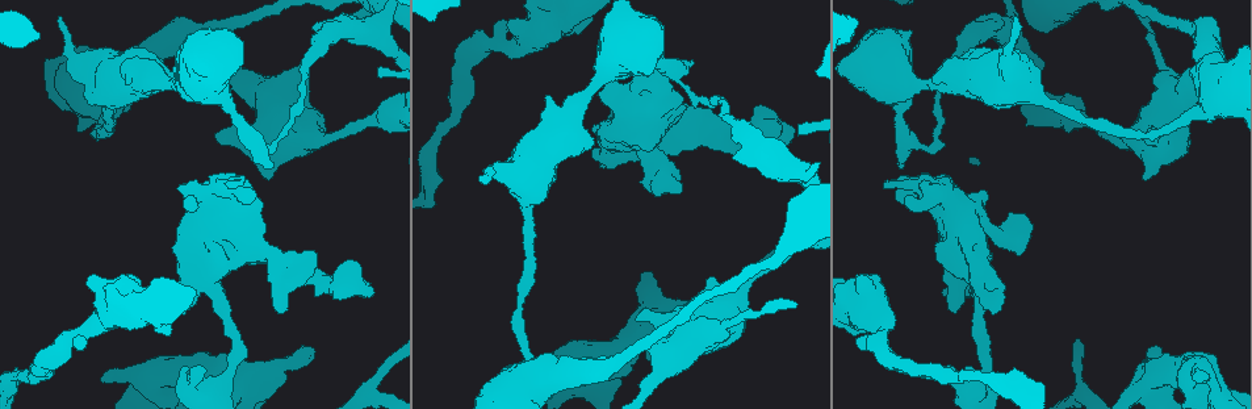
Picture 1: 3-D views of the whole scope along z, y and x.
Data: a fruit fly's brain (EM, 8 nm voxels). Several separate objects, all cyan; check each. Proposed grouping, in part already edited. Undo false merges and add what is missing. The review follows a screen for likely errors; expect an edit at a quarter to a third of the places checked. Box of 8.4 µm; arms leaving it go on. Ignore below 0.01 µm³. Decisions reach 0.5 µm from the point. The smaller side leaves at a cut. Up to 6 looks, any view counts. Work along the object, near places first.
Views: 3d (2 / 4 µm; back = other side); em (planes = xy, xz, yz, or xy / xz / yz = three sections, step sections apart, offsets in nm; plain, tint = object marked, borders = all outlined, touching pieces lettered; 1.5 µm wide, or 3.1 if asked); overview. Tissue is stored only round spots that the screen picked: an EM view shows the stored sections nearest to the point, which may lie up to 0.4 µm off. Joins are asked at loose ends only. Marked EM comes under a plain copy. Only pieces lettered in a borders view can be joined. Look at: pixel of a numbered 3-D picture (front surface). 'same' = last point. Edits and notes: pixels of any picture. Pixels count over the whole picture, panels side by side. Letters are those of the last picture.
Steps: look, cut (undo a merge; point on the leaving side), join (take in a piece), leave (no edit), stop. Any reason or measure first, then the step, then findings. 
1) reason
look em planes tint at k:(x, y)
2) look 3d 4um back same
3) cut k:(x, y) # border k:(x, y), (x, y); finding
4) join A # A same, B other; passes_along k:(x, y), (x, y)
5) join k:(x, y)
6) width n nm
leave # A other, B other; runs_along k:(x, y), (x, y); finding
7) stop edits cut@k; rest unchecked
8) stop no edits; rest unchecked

look em xy step 8 borders at 1:(234, 187)

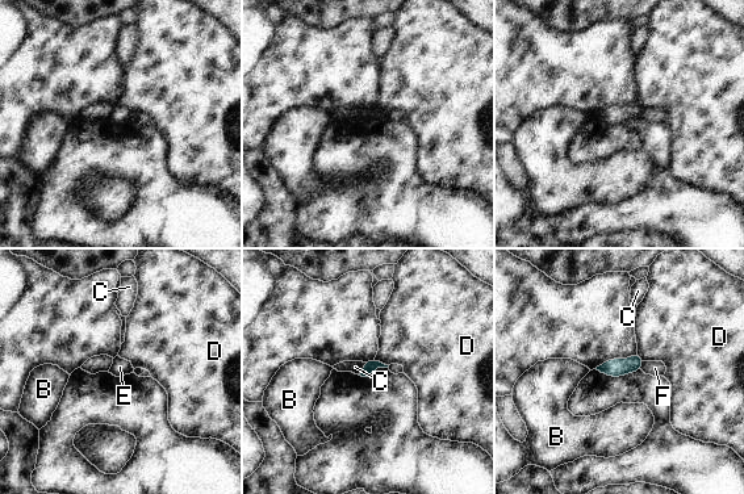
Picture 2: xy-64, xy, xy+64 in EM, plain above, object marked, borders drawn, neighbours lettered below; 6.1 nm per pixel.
another direction
look em planes borders same

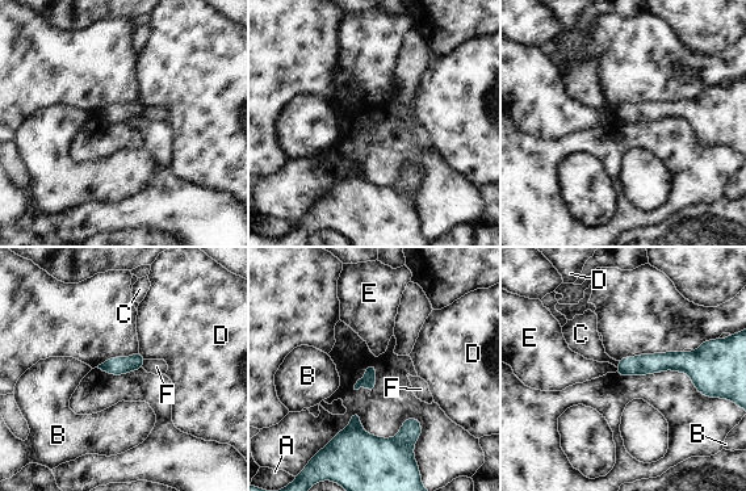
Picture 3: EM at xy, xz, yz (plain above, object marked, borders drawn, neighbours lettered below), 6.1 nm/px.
leave # A other, B other, C other, D other, E other, F other; border 3:(619, 361), (617, 368); none of them fits

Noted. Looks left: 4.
abrupt turn
look em planes tint at 1:(208, 241)

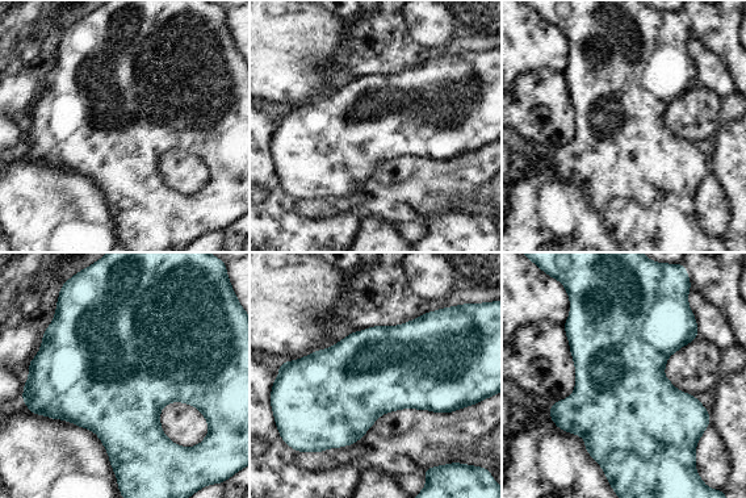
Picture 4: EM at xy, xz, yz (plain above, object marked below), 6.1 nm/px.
look em planes borders same

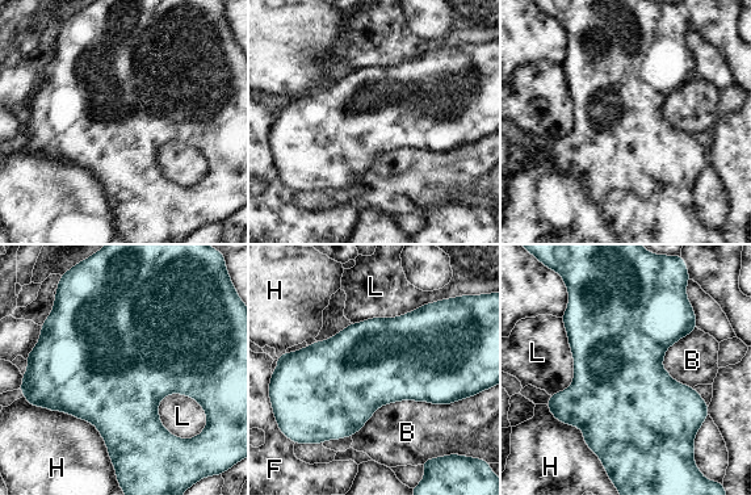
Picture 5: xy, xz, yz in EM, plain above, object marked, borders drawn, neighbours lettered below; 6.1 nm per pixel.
longest_contact H 750 nm
leave # B other, F other, H other, L other; continuous, no second neuron

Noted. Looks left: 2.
look 3d 4um at 1:(1017, 19)

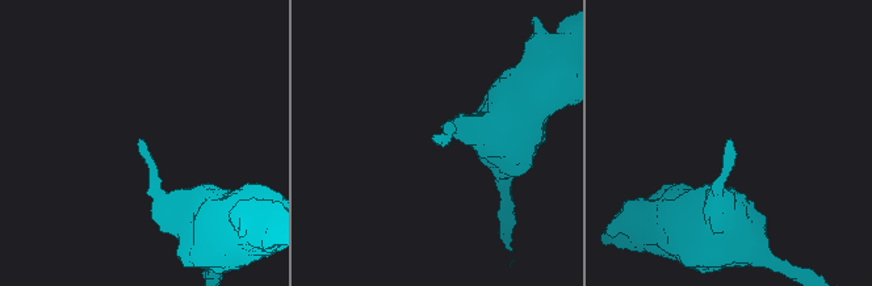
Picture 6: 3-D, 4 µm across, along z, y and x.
now the EM
look em planes borders at 6:(142, 141)

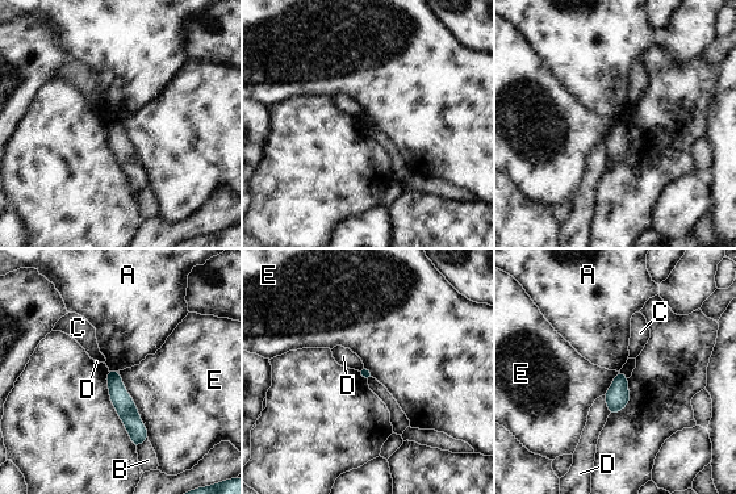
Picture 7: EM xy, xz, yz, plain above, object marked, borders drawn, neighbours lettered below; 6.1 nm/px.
leave # A other, B other, C other, D other, E other; runs_along 7:(111, 373), (137, 430), (137, 442); none of them fits

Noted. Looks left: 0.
stop no edits; rest unchecked

